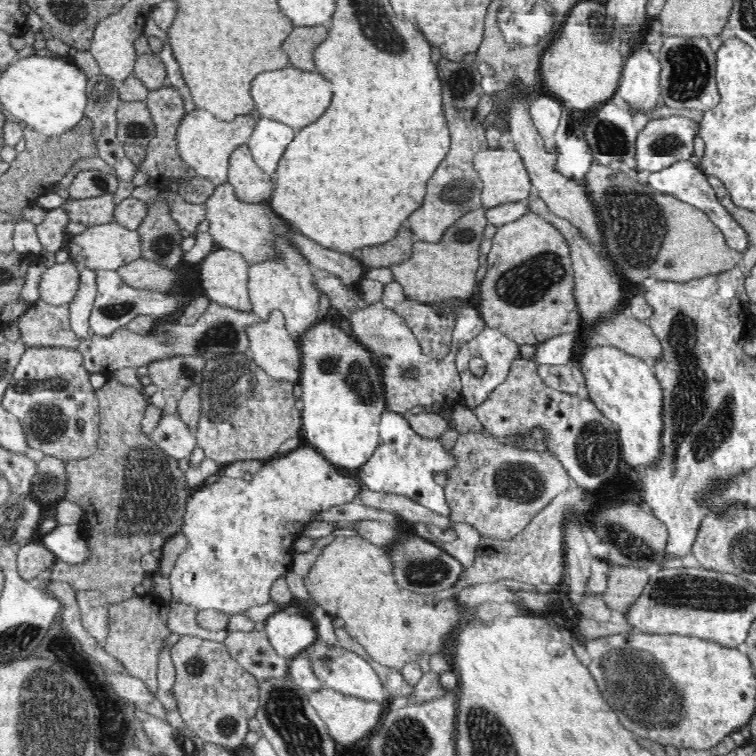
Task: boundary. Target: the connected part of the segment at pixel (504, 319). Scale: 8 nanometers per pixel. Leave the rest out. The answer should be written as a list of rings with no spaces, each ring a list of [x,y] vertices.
[[[526,213],[512,222],[498,226],[492,248],[486,254],[486,274],[478,286],[479,313],[486,326],[502,331],[510,340],[522,344],[535,345],[537,342],[556,335],[578,333],[584,324],[575,301],[574,275],[566,239],[558,233],[545,218],[536,213]]]

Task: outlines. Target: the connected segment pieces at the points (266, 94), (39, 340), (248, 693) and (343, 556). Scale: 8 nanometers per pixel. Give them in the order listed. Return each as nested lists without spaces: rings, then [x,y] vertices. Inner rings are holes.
[[[294,66],[271,71],[260,71],[249,82],[249,94],[256,114],[290,126],[297,130],[308,126],[324,114],[332,99],[333,84],[314,71],[305,71]]]
[[[40,299],[29,306],[16,324],[21,342],[28,347],[78,348],[79,338],[72,330],[66,305],[52,306]]]
[[[180,635],[180,640],[171,648],[171,659],[176,672],[171,695],[176,699],[184,726],[188,727],[197,738],[220,744],[233,752],[246,745],[246,734],[254,731],[256,725],[256,710],[259,708],[258,679],[230,656],[223,643],[212,640]]]
[[[335,536],[303,577],[314,602],[333,619],[344,620],[346,632],[371,655],[370,660],[400,672],[406,663],[417,661],[426,673],[428,655],[443,656],[445,640],[459,626],[460,608],[452,599],[438,602],[400,587],[392,570],[384,548],[364,537]]]

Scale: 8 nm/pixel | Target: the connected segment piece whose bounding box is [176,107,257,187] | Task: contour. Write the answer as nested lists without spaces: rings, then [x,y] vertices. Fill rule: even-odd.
[[[196,107],[192,112],[185,112],[178,120],[176,130],[176,148],[181,161],[193,168],[197,175],[212,182],[213,186],[228,182],[228,160],[233,148],[248,146],[249,136],[256,126],[257,117],[236,116],[232,122],[216,120],[216,116]]]

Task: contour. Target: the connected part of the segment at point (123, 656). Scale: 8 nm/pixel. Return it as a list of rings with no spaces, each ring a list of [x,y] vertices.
[[[147,594],[143,597],[134,595],[109,606],[109,632],[103,644],[104,650],[122,662],[126,673],[144,681],[149,691],[154,694],[160,690],[156,680],[159,646],[163,639],[172,633],[166,627],[169,605],[154,594]]]

